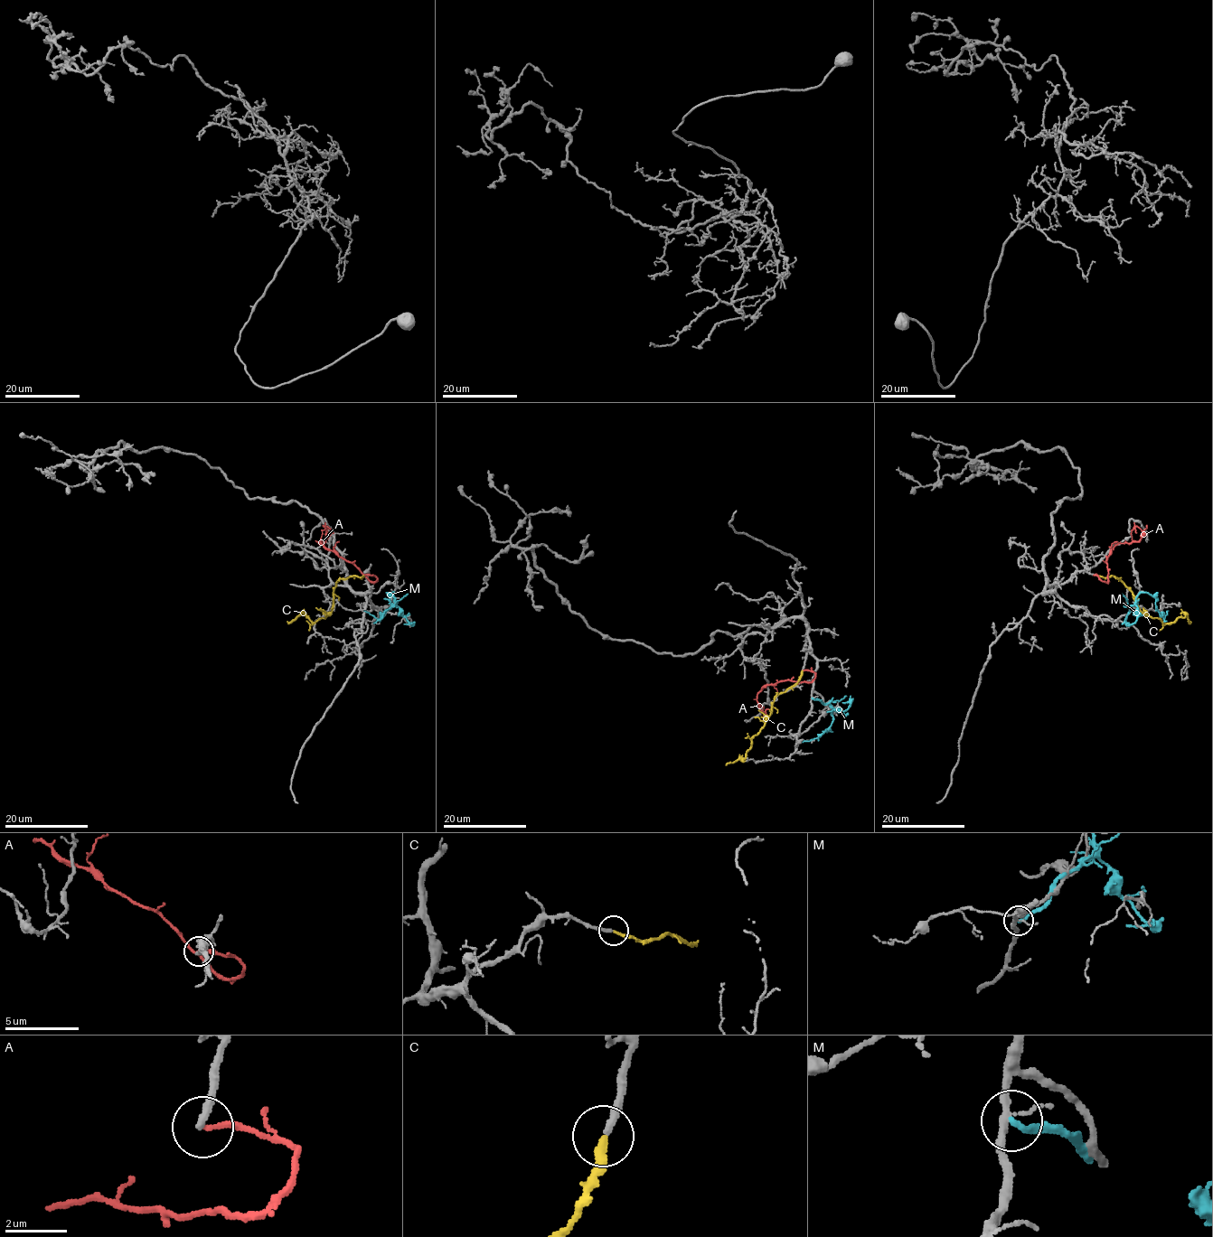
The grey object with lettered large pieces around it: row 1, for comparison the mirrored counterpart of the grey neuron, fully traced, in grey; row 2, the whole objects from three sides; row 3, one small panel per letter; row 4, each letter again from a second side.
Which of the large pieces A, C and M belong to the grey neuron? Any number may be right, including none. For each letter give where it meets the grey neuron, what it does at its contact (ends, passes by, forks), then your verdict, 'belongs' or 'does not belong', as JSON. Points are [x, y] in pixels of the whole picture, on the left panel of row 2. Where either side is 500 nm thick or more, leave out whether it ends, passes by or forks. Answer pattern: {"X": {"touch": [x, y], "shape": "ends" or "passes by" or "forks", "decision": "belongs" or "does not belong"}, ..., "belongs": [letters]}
{"A": {"touch": [364, 574], "shape": "ends", "decision": "does not belong"}, "C": {"touch": [363, 575], "shape": "ends", "decision": "belongs"}, "M": {"touch": [373, 623], "shape": "ends", "decision": "does not belong"}, "belongs": ["C"]}

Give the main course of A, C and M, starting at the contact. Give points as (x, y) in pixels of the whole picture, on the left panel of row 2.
A: (364, 574), (373, 575), (377, 581), (371, 581), (352, 563), (319, 544), (325, 526), (333, 533)
C: (363, 575), (343, 578), (336, 583), (333, 609), (324, 618), (313, 623), (299, 614), (286, 621)
M: (373, 623), (395, 603), (394, 593), (390, 599), (390, 607), (379, 619), (364, 610)

